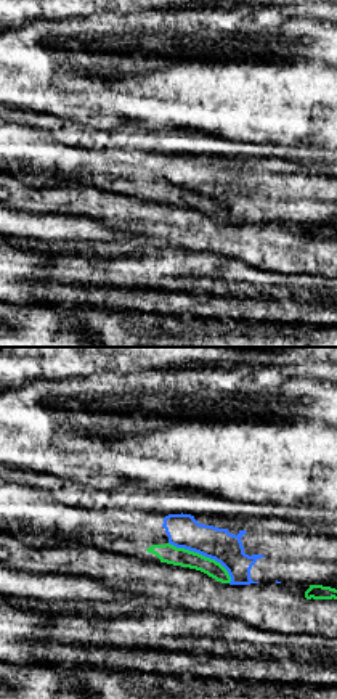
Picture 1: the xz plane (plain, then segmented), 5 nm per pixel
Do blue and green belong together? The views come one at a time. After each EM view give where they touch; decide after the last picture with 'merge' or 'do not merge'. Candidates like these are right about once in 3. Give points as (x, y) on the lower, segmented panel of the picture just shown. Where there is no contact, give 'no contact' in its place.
meets blue at (203, 555)

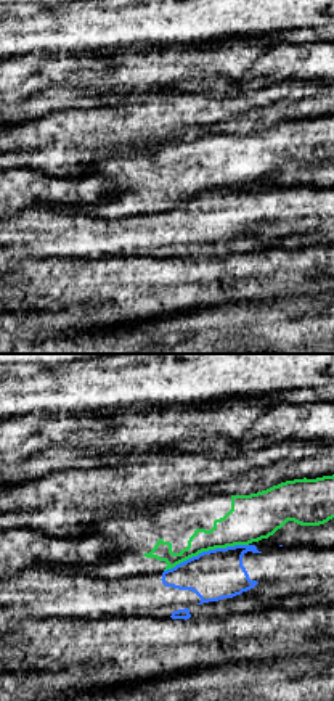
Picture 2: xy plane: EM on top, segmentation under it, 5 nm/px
meets blue at (206, 552)

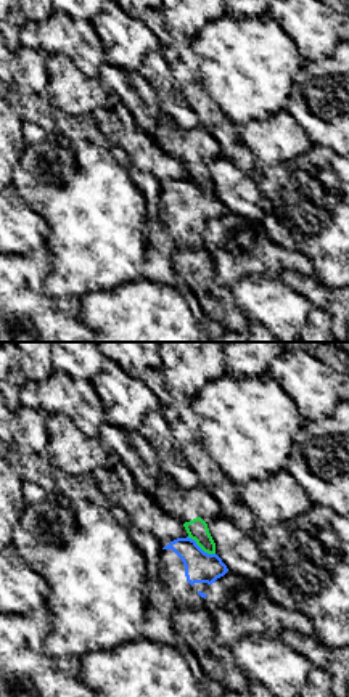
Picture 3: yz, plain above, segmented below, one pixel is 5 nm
meets blue at (200, 548)

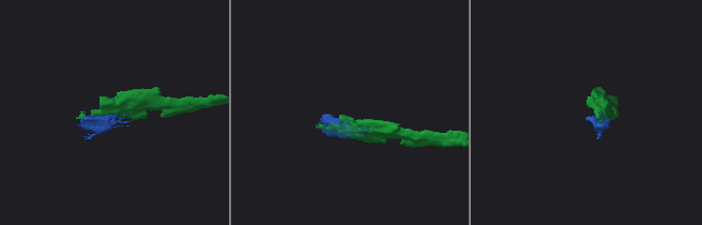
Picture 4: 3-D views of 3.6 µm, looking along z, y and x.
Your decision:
do not merge

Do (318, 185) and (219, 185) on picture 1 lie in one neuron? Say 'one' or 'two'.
one

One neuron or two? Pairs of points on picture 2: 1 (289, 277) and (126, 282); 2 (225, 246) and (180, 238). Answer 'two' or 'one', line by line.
1: one
2: one

